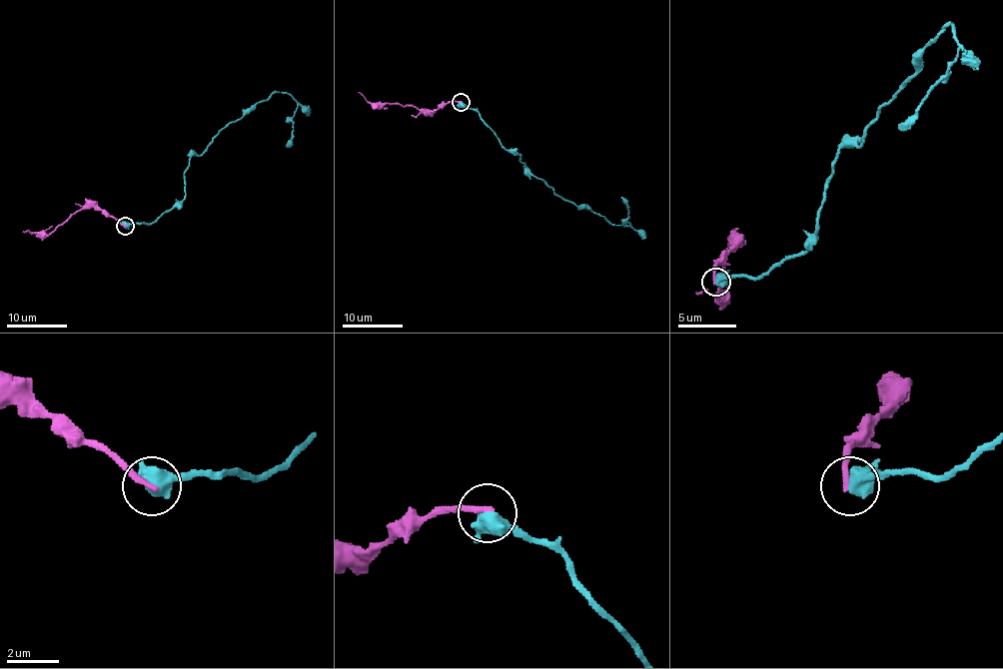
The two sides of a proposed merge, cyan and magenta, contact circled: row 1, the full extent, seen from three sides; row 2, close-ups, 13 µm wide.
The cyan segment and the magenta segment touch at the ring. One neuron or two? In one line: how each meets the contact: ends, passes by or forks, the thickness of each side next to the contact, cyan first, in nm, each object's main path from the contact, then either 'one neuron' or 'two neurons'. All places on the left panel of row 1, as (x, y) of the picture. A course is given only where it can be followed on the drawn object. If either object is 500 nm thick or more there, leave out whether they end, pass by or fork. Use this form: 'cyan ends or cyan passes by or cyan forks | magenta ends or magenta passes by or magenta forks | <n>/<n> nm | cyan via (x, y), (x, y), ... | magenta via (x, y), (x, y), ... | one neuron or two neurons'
500/240 nm | cyan via (125, 226), (151, 223), (173, 208), (185, 195), (190, 159), (274, 93), (288, 93), (297, 103), (286, 147) | magenta via (125, 226), (101, 210), (83, 207), (48, 234), (23, 232) | two neurons

